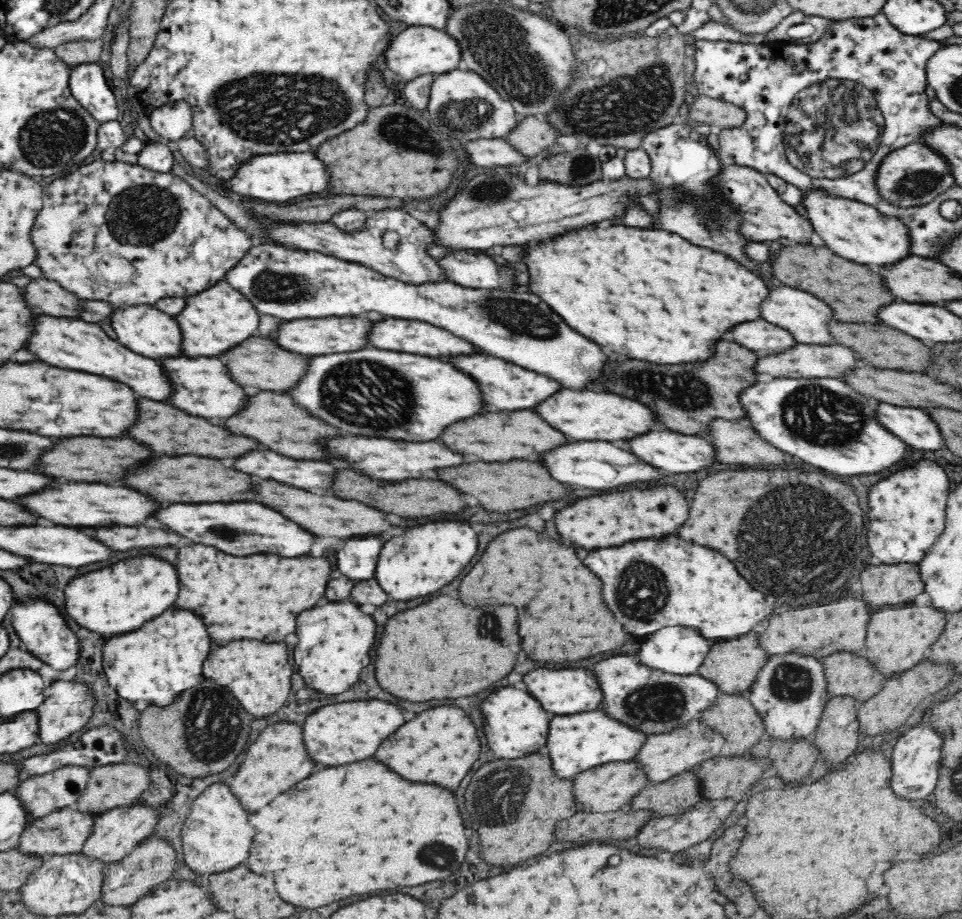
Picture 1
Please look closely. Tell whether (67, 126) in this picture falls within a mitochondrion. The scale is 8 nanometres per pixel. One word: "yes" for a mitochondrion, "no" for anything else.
yes

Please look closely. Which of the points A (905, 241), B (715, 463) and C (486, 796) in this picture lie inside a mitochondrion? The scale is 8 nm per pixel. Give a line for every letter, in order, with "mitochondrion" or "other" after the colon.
A: other
B: other
C: mitochondrion

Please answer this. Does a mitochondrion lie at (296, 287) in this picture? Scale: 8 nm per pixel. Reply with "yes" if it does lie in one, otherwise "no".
yes

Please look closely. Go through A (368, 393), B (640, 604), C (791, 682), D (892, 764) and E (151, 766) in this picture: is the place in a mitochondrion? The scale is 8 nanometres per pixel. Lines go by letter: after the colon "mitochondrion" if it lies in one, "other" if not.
A: mitochondrion
B: mitochondrion
C: mitochondrion
D: other
E: other

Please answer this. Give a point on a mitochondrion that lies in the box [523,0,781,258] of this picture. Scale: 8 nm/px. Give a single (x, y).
(620, 108)

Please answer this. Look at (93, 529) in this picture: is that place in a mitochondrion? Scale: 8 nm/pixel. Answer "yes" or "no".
no

